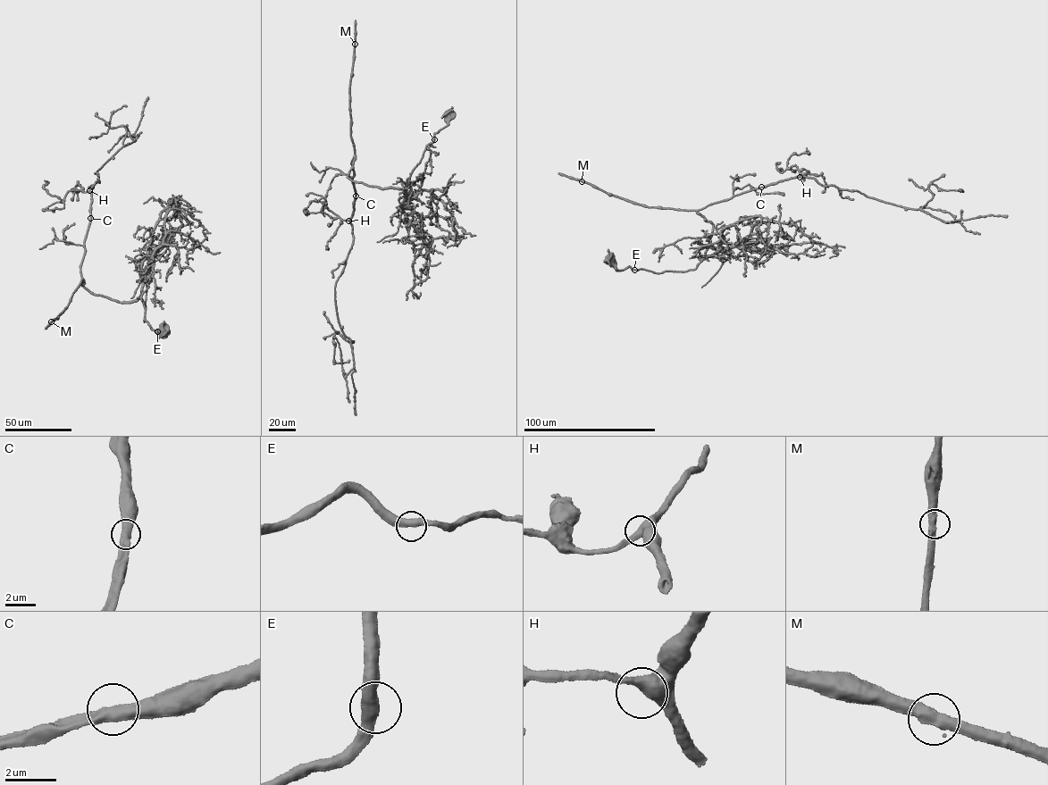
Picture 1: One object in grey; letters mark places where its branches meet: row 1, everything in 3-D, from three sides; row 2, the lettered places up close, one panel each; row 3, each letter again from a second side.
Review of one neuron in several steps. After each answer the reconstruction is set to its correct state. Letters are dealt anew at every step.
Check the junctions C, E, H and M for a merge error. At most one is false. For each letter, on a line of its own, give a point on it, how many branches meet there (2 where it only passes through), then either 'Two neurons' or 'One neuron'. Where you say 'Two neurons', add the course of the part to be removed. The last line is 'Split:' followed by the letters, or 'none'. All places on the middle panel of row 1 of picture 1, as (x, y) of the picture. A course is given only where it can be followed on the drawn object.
C: Place: (356, 196). Branches: 2. One neuron
E: Place: (434, 139). Branches: 2. One neuron
H: Place: (348, 221). Branches: 2. One neuron
M: Place: (355, 44). Branches: 2. One neuron
Split: none

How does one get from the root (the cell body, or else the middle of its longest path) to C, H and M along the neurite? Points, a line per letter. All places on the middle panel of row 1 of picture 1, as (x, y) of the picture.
C: (448, 114), (448, 124), (426, 146), (407, 188), (379, 187), (353, 181), (347, 176), (354, 156), (356, 196)
H: (448, 114), (448, 124), (426, 146), (407, 188), (353, 181), (347, 176), (354, 157), (356, 198), (348, 221)
M: (448, 114), (448, 124), (426, 146), (407, 188), (379, 187), (350, 179), (355, 155), (349, 89), (355, 44)

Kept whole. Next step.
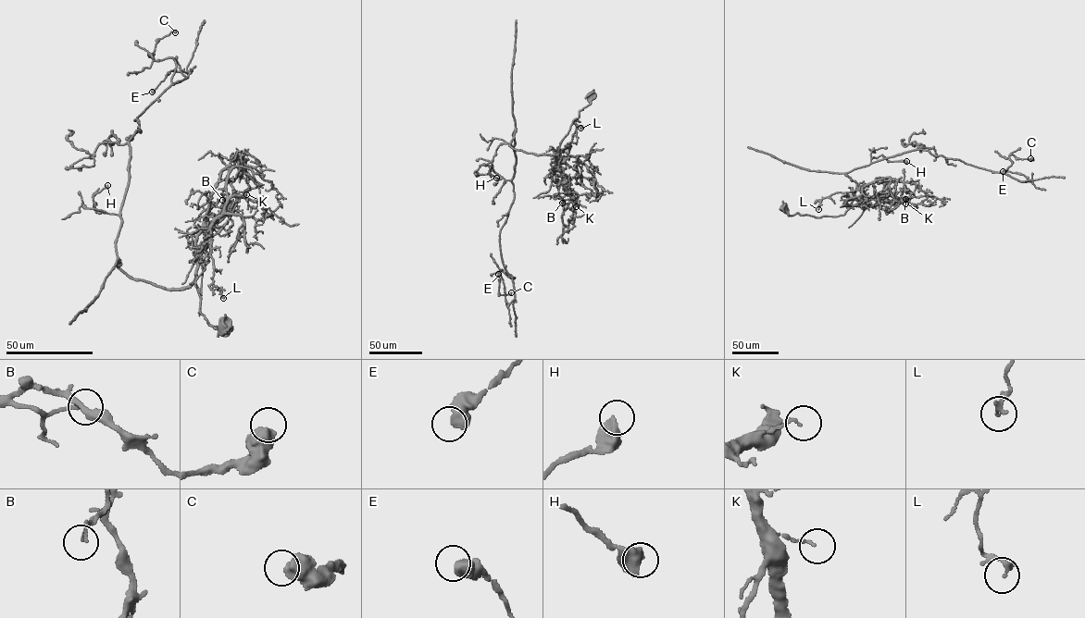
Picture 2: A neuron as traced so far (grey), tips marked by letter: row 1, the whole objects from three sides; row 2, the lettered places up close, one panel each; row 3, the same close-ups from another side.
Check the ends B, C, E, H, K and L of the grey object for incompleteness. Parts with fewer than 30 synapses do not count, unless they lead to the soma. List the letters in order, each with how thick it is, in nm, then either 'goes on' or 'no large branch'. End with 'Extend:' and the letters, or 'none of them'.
B: calibre 120 nm; no large branch
C: calibre 600 nm; no large branch
E: calibre 600 nm; no large branch
H: calibre 400 nm; no large branch
K: calibre 100 nm; no large branch
L: calibre 200 nm; no large branch
Extend: none of them

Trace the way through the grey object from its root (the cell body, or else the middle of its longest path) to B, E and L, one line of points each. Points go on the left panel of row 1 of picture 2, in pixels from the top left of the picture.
B: (223, 326), (228, 334), (220, 334), (201, 314), (194, 282), (198, 235), (224, 215), (222, 200)
E: (223, 326), (201, 314), (194, 283), (163, 289), (117, 265), (134, 119), (187, 78), (170, 70), (152, 92)
L: (223, 326), (228, 334), (220, 334), (201, 314), (194, 282), (199, 248), (210, 228), (213, 282), (223, 298)

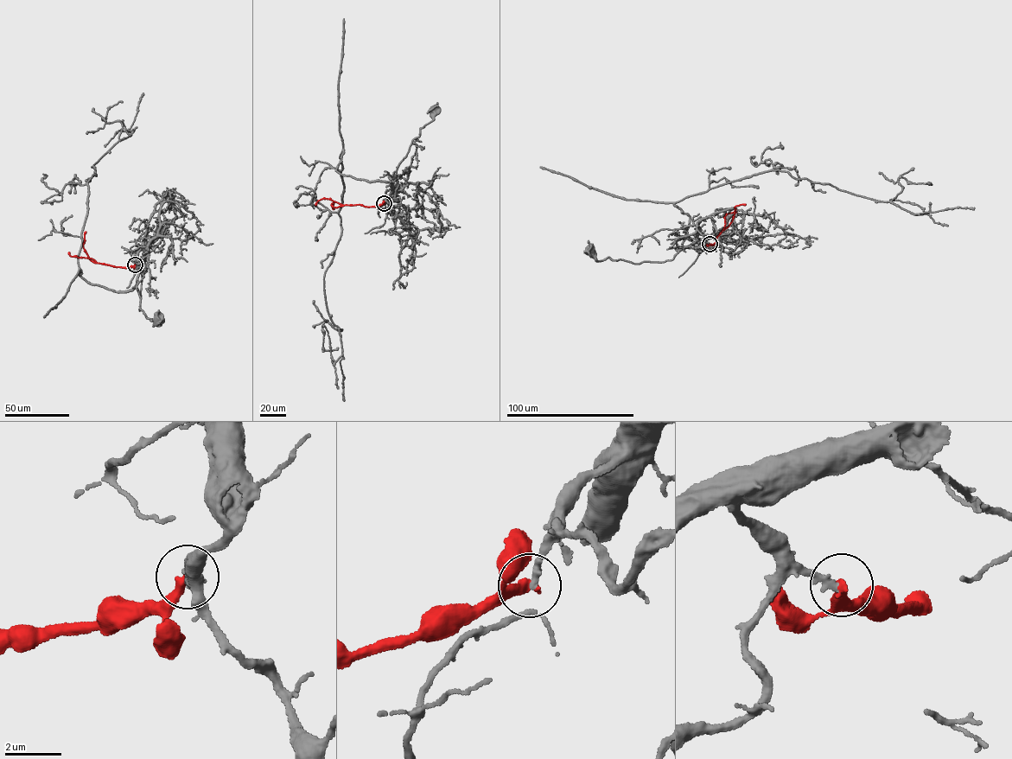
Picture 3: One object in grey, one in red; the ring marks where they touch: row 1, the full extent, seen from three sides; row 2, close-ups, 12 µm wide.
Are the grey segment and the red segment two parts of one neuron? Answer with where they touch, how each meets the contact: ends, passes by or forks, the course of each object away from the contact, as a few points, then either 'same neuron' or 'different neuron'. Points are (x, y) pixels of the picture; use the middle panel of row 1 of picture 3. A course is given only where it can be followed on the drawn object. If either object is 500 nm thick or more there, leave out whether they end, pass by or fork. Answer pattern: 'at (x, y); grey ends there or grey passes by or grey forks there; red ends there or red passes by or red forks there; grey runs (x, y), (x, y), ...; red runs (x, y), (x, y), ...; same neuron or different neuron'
at (384, 203); grey ends there; red ends there; grey runs (384, 203), (397, 167), (421, 129), (433, 119), (433, 110); red runs (384, 203), (371, 207), (349, 205), (334, 207), (331, 205), (334, 201), (334, 209); different neuron

